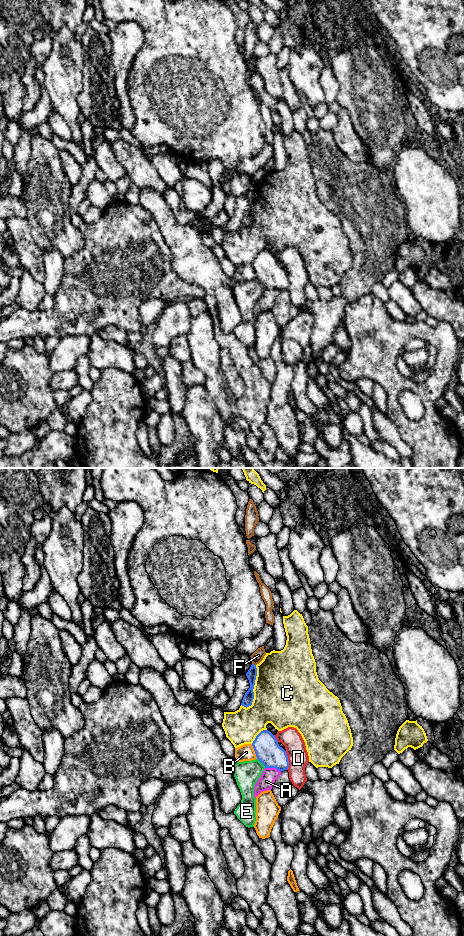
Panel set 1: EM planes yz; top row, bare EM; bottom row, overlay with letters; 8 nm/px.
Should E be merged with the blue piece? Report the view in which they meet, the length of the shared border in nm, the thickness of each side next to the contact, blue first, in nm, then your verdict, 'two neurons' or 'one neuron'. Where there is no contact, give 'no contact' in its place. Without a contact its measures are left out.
contact in yz; length 100 nm; calibres 200 and 200 nm; two neurons

